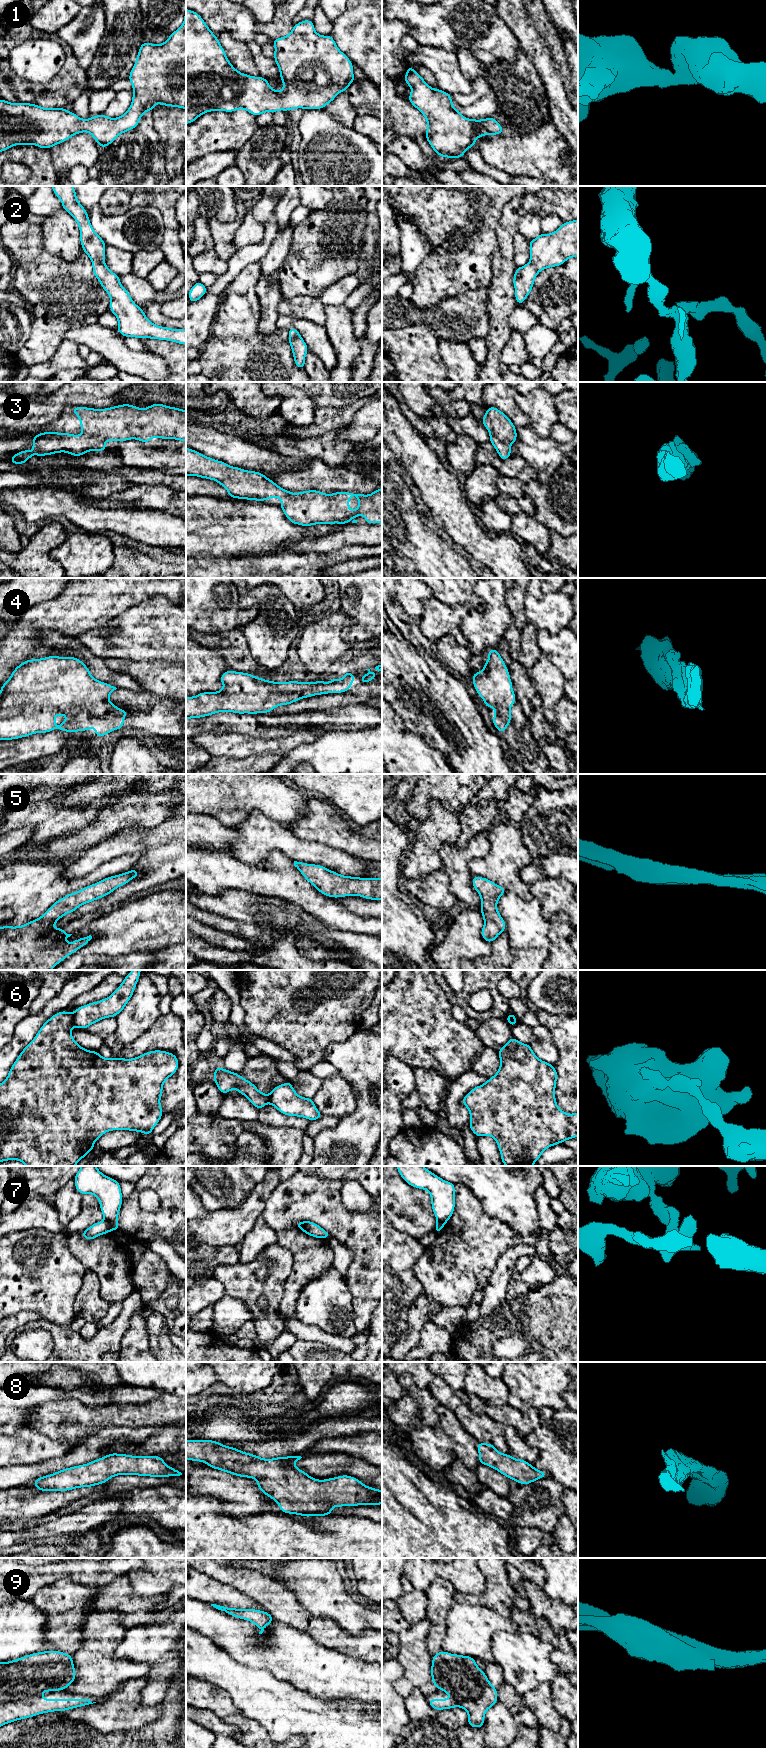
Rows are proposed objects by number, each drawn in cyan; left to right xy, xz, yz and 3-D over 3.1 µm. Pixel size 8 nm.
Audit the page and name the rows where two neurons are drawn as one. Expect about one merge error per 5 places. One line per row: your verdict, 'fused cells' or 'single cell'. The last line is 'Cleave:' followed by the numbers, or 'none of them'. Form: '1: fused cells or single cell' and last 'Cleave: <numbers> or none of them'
1: single cell
2: single cell
3: single cell
4: single cell
5: single cell
6: fused cells
7: fused cells
8: single cell
9: single cell
Cleave: 6, 7

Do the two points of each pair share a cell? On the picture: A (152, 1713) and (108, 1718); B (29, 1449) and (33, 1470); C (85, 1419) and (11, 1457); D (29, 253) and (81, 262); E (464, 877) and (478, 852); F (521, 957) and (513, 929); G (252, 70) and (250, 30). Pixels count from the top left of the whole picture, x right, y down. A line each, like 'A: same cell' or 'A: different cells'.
A: same cell
B: different cells
C: different cells
D: same cell
E: same cell
F: different cells
G: different cells

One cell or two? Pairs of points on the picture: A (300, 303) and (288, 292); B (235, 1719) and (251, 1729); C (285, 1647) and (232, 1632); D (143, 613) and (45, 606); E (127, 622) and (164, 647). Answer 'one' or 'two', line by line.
A: two
B: one
C: one
D: two
E: one

